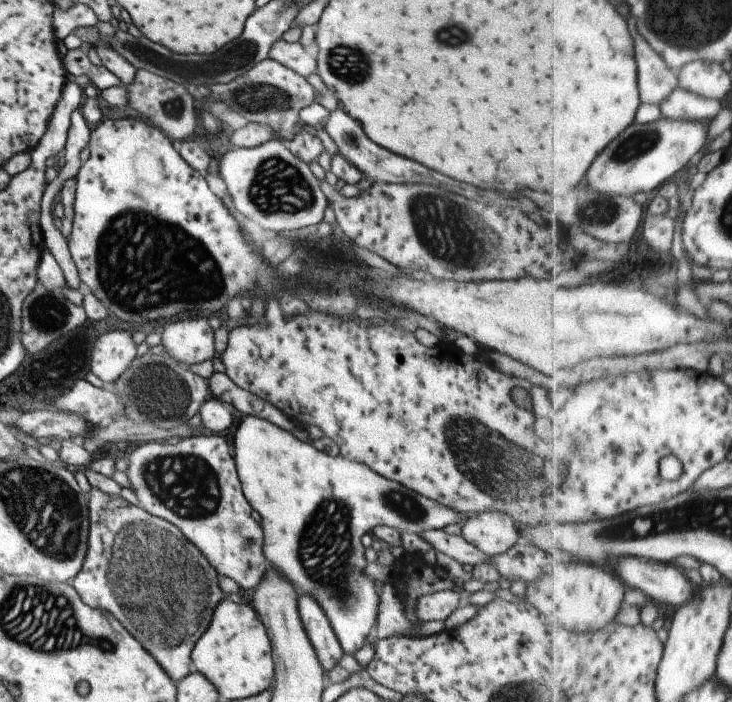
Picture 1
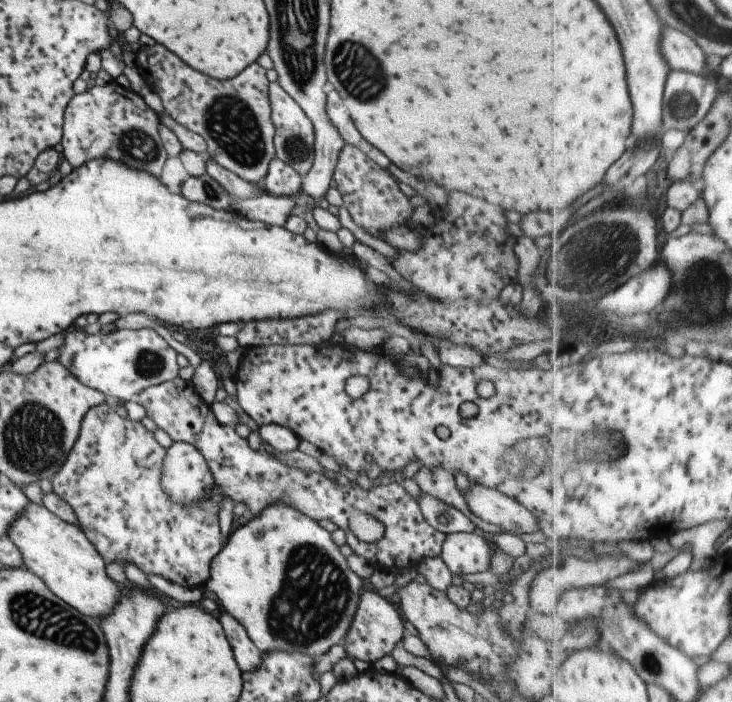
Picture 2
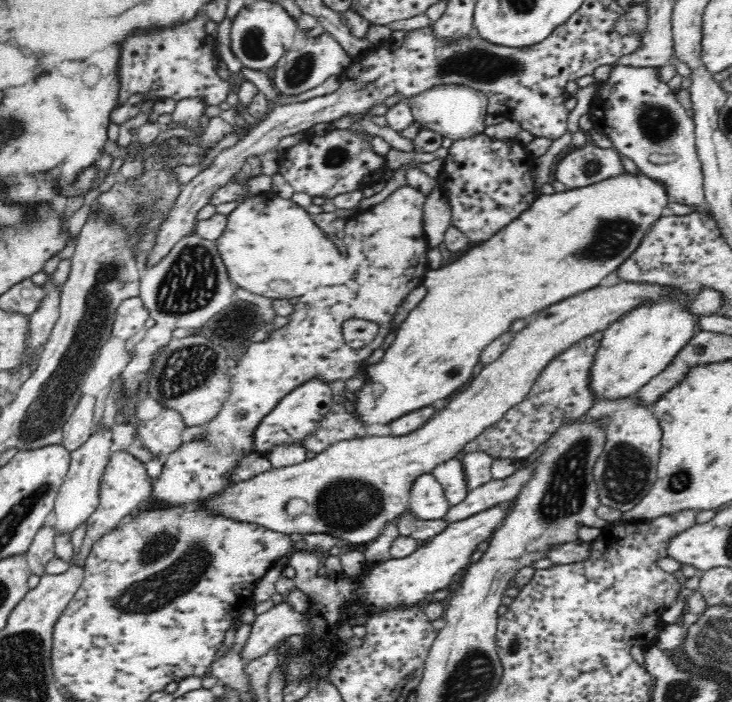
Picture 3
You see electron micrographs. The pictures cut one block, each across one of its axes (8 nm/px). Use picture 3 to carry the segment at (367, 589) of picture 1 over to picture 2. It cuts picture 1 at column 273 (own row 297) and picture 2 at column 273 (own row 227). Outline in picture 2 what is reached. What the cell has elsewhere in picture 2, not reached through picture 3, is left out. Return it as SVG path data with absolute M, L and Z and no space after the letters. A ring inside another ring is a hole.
M283 502L265 506L257 516L228 534L226 544L210 561L209 576L200 588L215 594L219 610L241 623L261 654L285 650L319 658L345 638L362 588L361 578L349 569L329 534L313 518L307 518Z

